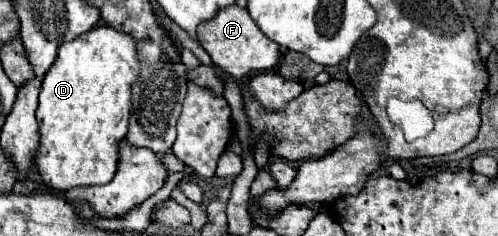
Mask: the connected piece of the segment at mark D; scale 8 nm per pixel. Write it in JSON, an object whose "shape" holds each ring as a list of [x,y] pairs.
{"shape":[[[94,26],[76,40],[58,46],[58,56],[42,80],[40,106],[36,110],[40,126],[36,166],[46,186],[66,192],[74,186],[100,186],[112,180],[118,162],[118,144],[126,138],[130,128],[132,84],[138,82],[138,76],[140,60],[134,38],[112,26]]]}

